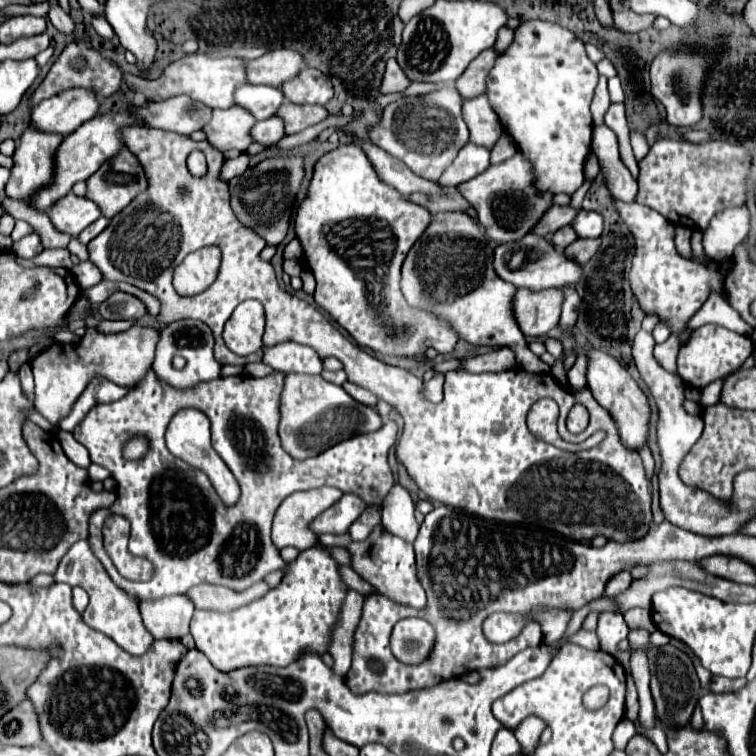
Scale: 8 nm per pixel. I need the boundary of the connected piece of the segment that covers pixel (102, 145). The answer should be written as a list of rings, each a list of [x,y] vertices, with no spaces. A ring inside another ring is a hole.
[[[122,110],[118,114],[110,112],[106,116],[96,116],[88,122],[84,122],[78,130],[74,130],[74,134],[68,134],[54,152],[54,178],[52,178],[52,182],[48,186],[42,186],[40,190],[36,190],[30,196],[28,204],[40,212],[46,212],[56,200],[60,200],[66,192],[70,192],[76,182],[88,180],[88,176],[92,176],[98,170],[98,166],[102,162],[106,162],[106,158],[112,158],[114,154],[118,154],[118,150],[124,148],[122,138],[120,138],[120,126],[124,126],[124,124],[142,126],[140,122],[136,122],[128,116],[128,110]]]

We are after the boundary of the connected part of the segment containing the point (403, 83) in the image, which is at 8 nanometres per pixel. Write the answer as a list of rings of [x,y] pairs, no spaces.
[[[388,58],[384,78],[382,78],[382,84],[380,84],[380,94],[400,92],[400,90],[408,88],[408,84],[410,84],[410,80],[406,78],[406,74],[402,74],[402,68],[398,66],[398,62],[394,58]]]

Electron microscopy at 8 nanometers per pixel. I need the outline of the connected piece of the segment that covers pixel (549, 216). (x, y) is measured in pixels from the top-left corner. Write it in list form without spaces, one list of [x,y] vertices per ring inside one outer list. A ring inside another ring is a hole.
[[[552,206],[544,212],[544,216],[538,220],[532,232],[538,236],[552,236],[562,226],[568,226],[574,220],[574,214],[578,214],[578,210],[566,206]]]

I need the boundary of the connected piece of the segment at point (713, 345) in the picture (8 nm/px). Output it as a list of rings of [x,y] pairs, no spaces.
[[[706,324],[694,330],[688,346],[680,348],[678,374],[690,386],[704,388],[706,384],[714,382],[714,378],[724,378],[726,374],[732,374],[734,370],[738,370],[752,354],[753,348],[754,343],[751,343],[748,337],[730,332],[728,328],[722,328],[716,324]]]

